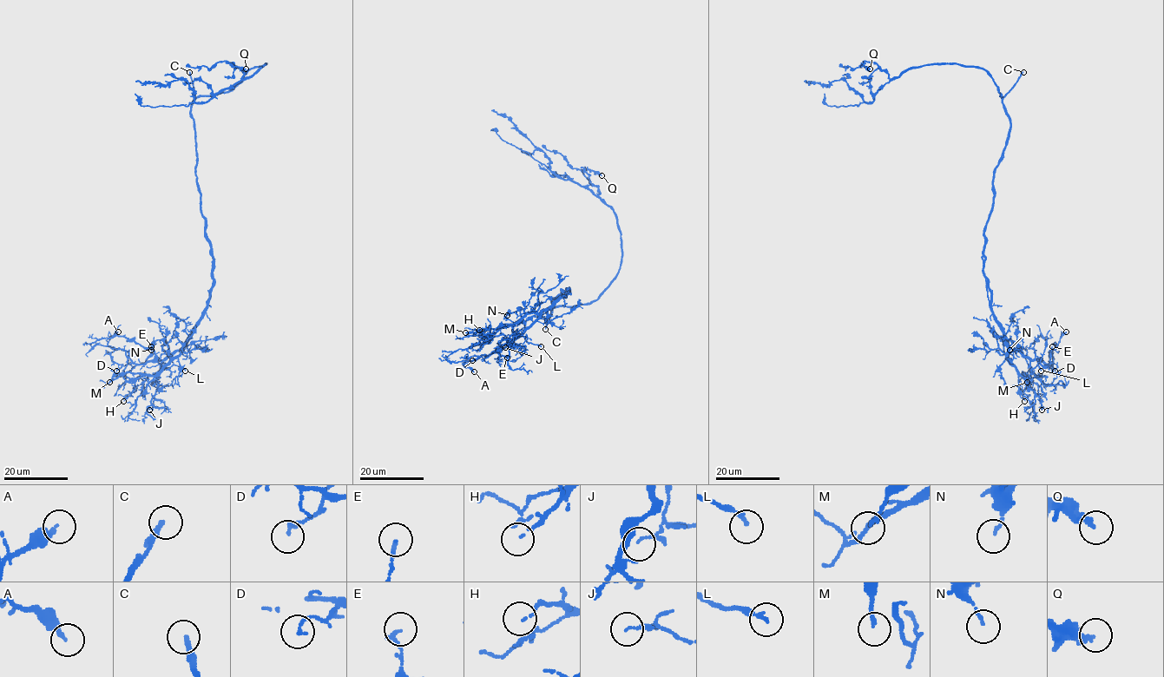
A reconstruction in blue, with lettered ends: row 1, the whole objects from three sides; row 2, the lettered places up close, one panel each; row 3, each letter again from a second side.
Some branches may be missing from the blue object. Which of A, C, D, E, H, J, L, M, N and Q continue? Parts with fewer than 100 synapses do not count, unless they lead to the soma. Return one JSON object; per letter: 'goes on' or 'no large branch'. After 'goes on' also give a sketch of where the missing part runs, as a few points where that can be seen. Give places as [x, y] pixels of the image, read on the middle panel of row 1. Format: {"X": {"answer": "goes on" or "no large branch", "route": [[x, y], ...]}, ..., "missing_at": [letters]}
{"A": {"answer": "no large branch"}, "C": {"answer": "goes on", "route": [[545, 329], [540, 337], [522, 350], [517, 345]]}, "D": {"answer": "no large branch"}, "E": {"answer": "no large branch"}, "H": {"answer": "no large branch"}, "J": {"answer": "no large branch"}, "L": {"answer": "no large branch"}, "M": {"answer": "no large branch"}, "N": {"answer": "no large branch"}, "Q": {"answer": "no large branch"}, "missing_at": ["C"]}

